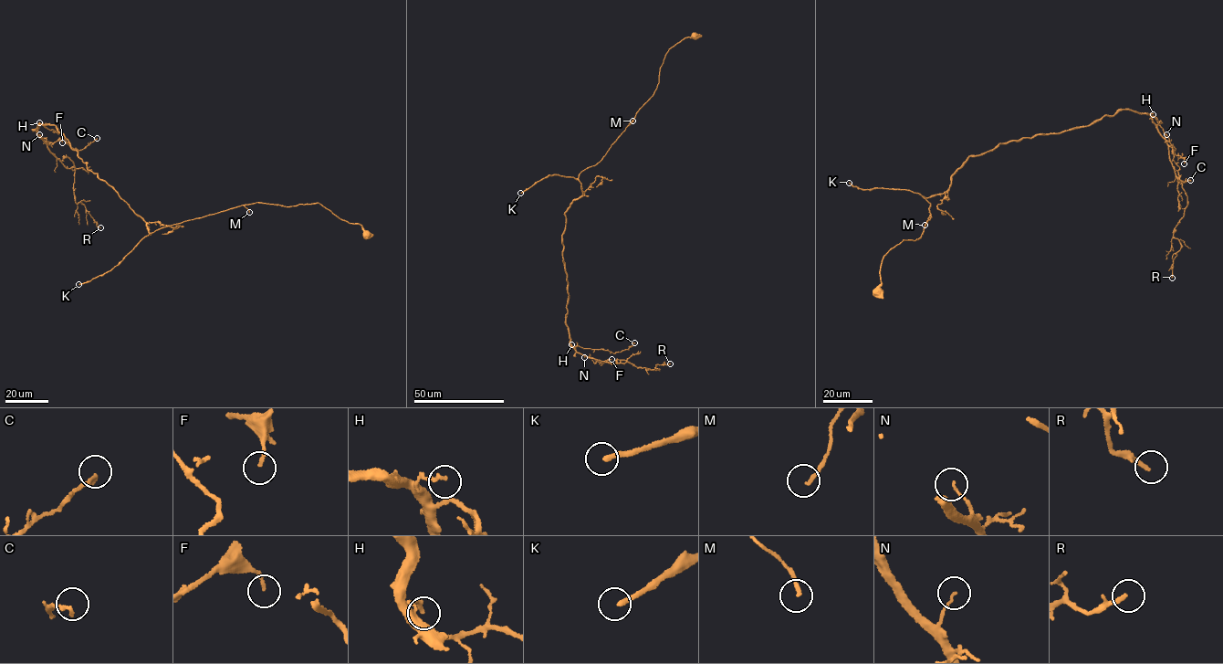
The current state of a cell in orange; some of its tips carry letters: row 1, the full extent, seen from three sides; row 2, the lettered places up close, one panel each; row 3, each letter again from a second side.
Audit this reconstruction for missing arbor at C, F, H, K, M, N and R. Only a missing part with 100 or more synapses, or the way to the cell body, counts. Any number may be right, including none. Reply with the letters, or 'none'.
K

